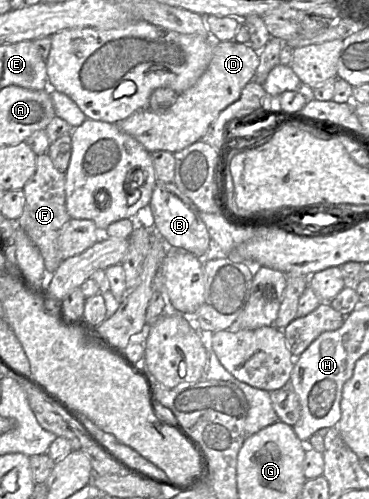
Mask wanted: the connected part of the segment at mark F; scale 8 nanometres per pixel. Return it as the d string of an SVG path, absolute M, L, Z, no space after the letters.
M47 153L37 155L36 171L24 185L25 195L23 212L16 221L38 248L48 275L53 275L63 261L58 250L58 239L63 227L71 219L66 210L65 173L60 172L53 165Z

